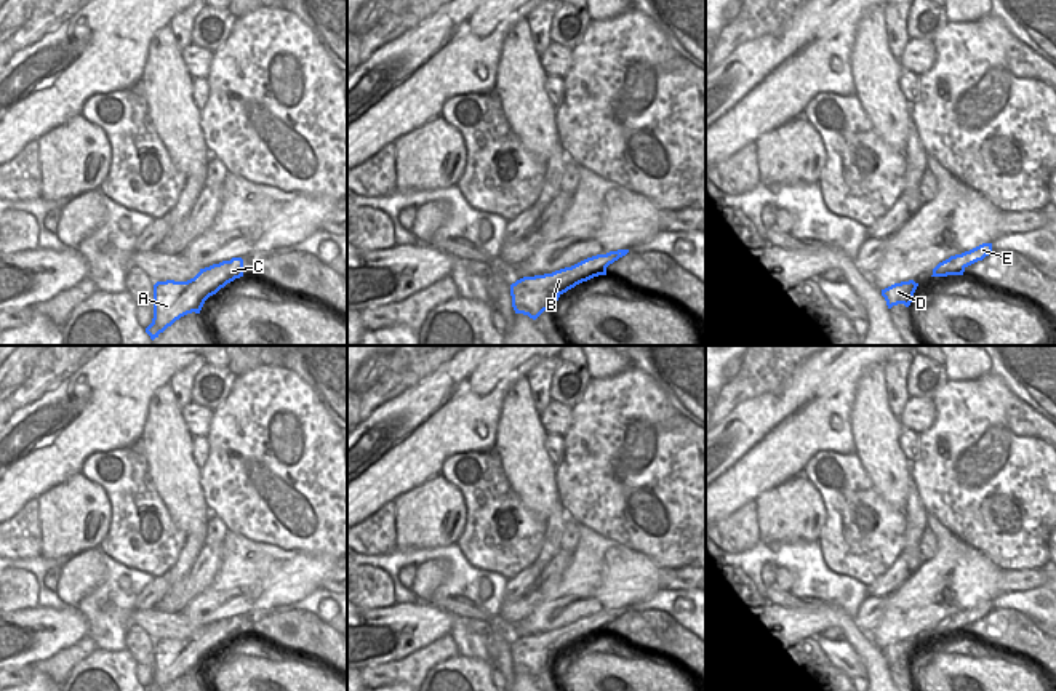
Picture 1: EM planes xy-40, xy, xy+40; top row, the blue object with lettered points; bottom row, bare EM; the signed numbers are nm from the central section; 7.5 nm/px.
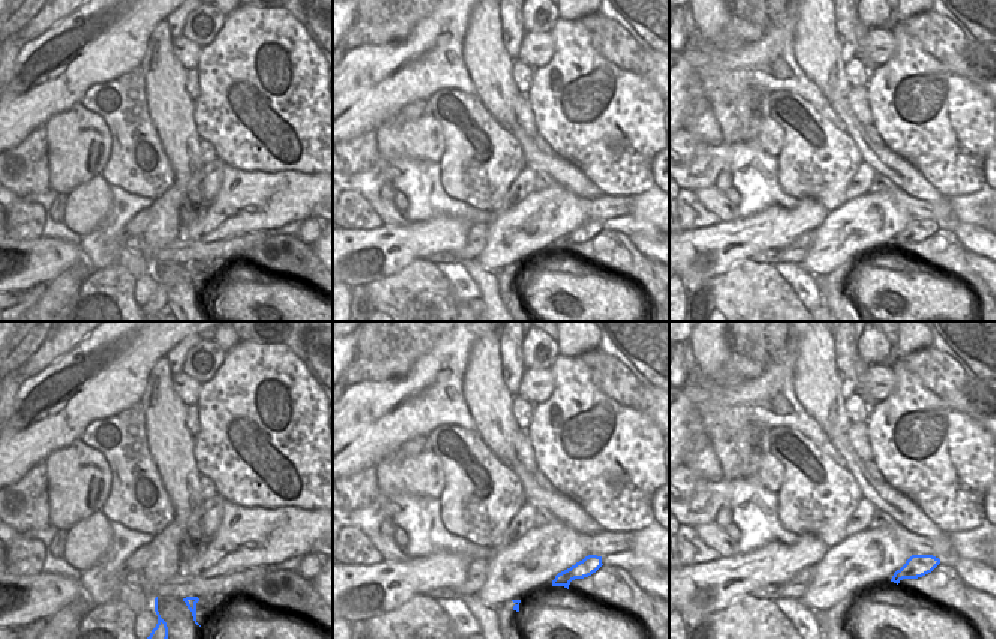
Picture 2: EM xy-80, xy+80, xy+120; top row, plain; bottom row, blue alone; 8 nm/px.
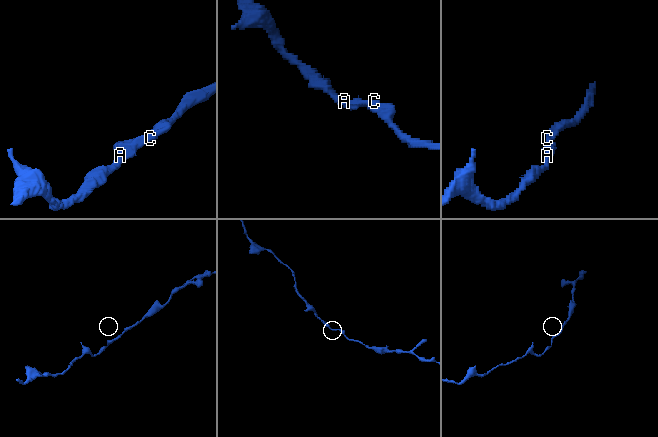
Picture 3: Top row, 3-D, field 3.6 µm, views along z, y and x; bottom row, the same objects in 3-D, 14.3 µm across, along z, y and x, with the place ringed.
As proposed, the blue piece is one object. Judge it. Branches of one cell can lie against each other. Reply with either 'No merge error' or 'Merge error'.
No merge error.

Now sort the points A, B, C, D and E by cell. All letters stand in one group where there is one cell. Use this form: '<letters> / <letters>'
A B C D E

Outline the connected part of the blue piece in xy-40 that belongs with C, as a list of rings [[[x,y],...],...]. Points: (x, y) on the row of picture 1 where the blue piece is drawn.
[[[232,258],[200,272],[187,282],[157,282],[154,285],[154,318],[146,333],[154,341],[187,314],[200,314],[205,301],[227,283],[243,277],[243,259]]]

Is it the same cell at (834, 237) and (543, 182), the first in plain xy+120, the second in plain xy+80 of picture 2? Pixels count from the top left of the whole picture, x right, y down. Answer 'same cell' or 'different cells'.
different cells

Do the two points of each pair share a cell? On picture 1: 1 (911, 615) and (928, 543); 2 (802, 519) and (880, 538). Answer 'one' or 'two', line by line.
1: two
2: two

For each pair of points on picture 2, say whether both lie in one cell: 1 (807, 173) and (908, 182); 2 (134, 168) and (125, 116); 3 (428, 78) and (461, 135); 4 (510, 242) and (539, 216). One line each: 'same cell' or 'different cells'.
1: different cells
2: same cell
3: different cells
4: same cell

